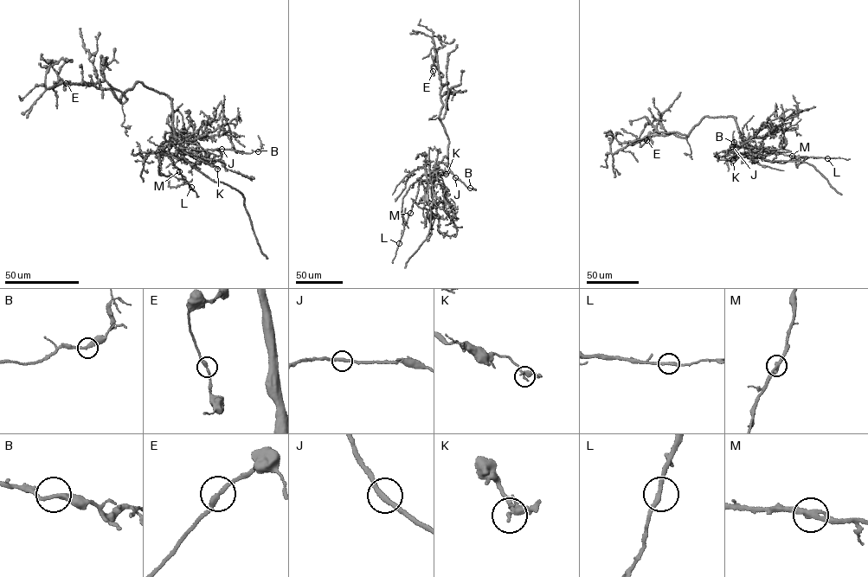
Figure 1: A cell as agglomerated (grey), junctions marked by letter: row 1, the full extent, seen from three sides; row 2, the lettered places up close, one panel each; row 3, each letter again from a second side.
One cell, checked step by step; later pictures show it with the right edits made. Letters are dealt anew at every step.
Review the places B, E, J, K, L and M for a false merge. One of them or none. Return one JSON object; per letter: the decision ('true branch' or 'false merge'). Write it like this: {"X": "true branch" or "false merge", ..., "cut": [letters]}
{"B": "true branch", "E": "true branch", "J": "true branch", "K": "true branch", "L": "true branch", "M": "false merge", "cut": ["M"]}

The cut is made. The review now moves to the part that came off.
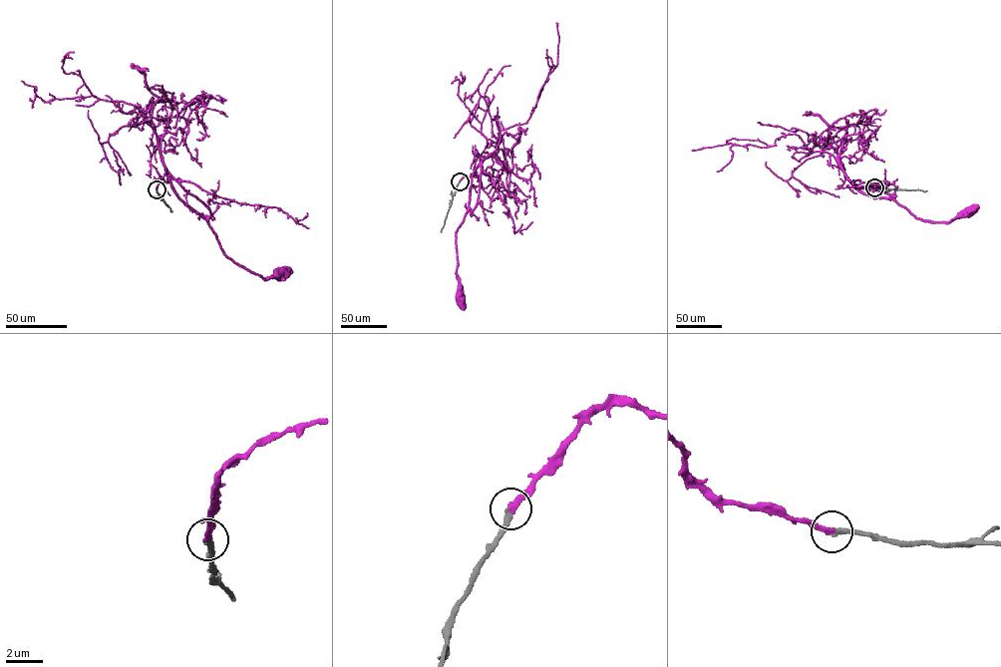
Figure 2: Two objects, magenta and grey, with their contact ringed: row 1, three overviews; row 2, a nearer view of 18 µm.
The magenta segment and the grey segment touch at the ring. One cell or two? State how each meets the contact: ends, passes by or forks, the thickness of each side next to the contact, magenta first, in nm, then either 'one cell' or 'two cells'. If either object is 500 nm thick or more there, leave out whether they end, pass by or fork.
magenta ends there; grey ends there; 240 nm thick on the magenta side, 240 nm on the other; one cell

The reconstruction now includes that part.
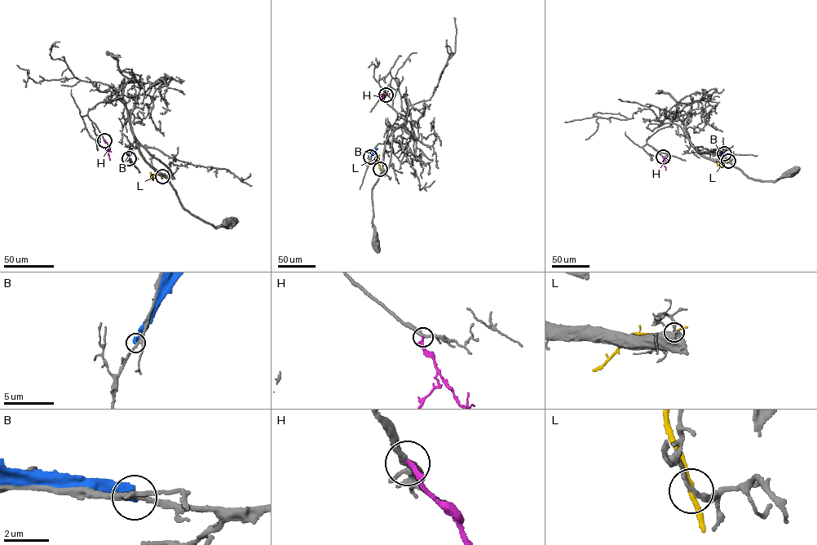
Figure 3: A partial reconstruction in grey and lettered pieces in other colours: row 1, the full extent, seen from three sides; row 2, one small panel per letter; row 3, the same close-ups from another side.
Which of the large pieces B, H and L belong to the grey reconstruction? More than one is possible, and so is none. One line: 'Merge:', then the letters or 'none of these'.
Merge: H

